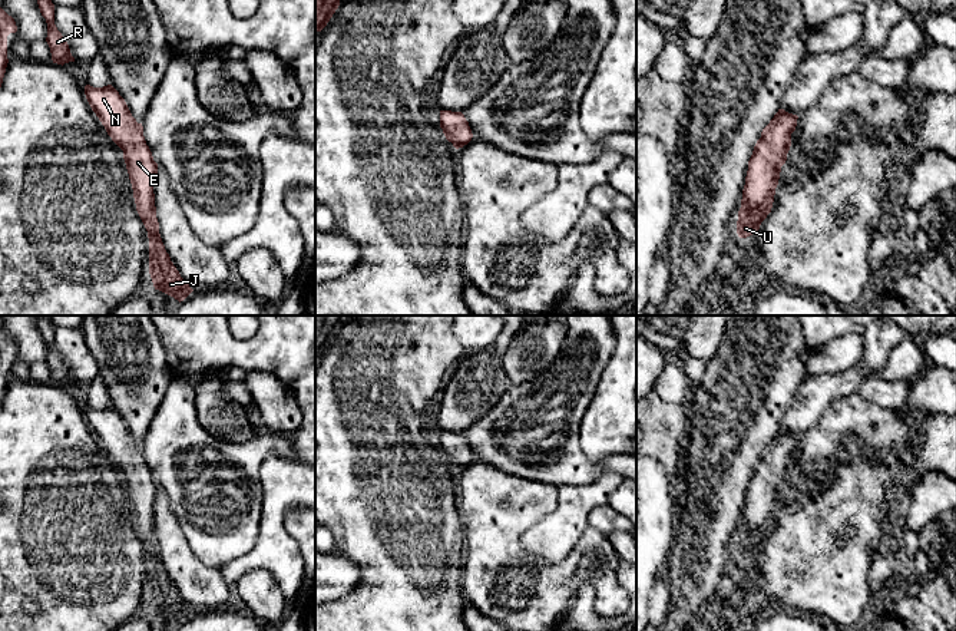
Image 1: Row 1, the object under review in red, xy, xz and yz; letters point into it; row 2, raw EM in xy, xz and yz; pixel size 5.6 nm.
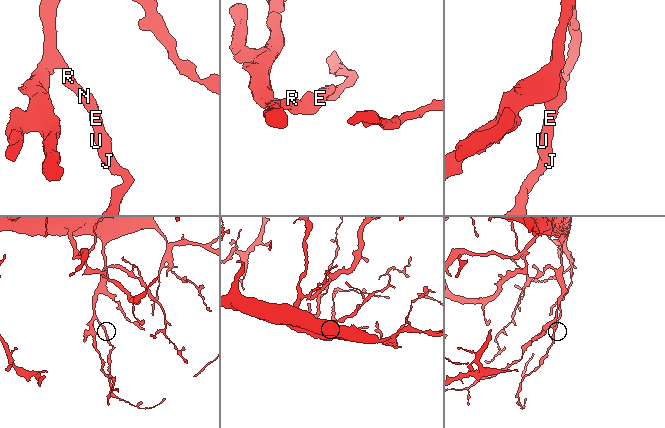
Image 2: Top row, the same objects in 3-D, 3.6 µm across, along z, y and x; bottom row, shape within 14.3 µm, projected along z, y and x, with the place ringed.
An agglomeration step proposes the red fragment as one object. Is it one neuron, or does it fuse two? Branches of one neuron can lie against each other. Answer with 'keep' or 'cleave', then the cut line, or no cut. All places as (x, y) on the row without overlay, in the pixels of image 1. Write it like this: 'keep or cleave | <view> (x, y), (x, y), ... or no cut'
keep | no cut

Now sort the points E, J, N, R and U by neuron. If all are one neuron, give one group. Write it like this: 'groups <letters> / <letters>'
groups E J N R U

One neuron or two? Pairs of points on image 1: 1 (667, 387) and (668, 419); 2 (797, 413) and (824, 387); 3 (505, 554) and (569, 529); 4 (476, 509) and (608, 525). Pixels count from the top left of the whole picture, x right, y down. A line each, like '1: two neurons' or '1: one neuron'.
1: two neurons
2: one neuron
3: two neurons
4: two neurons

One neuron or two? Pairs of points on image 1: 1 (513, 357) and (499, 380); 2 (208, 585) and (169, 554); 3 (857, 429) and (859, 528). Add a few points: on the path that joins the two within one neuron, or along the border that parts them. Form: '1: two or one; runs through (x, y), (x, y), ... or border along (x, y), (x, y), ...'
1: two; border along (499, 357), (510, 383)
2: one; runs through (198, 582), (179, 564)
3: two; border along (890, 455), (882, 461), (849, 449), (833, 472)

